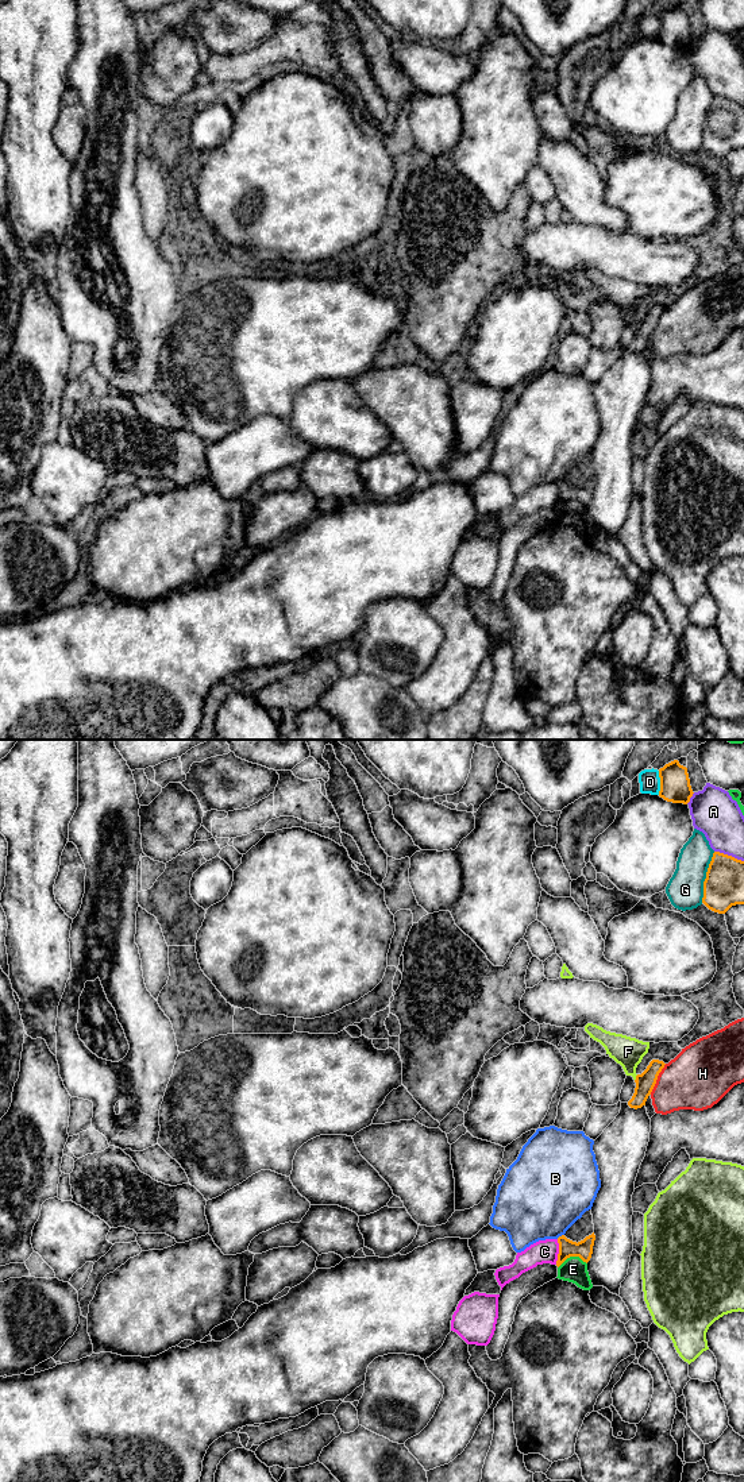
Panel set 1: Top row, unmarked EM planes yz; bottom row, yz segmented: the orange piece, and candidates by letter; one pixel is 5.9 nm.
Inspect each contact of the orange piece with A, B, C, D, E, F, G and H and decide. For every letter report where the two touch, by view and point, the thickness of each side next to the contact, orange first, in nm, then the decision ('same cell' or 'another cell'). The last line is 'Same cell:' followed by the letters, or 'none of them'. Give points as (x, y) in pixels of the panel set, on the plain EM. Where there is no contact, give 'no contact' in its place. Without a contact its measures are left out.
A: meets orange in yz at (690, 41); 180 nm thick on the orange side, 280 nm on the other; another cell
B: meets orange in yz at (559, 481); 110 nm thick on the orange side, 480 nm on the other; another cell
C: meets orange in yz at (559, 496); 110 nm thick on the orange side, 140 nm on the other; another cell
D: meets orange in yz at (660, 27); 180 nm thick on the orange side, 130 nm on the other; another cell
E: meets orange in yz at (571, 500); 110 nm thick on the orange side, 150 nm on the other; another cell
F: meets orange in yz at (636, 321); 120 nm thick on the orange side, 180 nm on the other; another cell
G: meets orange in yz at (706, 122); 240 nm thick on the orange side, 220 nm on the other; another cell
H: meets orange in yz at (656, 323); 120 nm thick on the orange side, 380 nm on the other; another cell
Same cell: none of them

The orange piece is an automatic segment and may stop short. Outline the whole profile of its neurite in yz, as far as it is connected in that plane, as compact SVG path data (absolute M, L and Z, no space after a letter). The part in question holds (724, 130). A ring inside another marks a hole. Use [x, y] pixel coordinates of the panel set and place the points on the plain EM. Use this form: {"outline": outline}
{"outline": "M714 96L703 126L702 147L718 158L744 148L744 105Z"}

